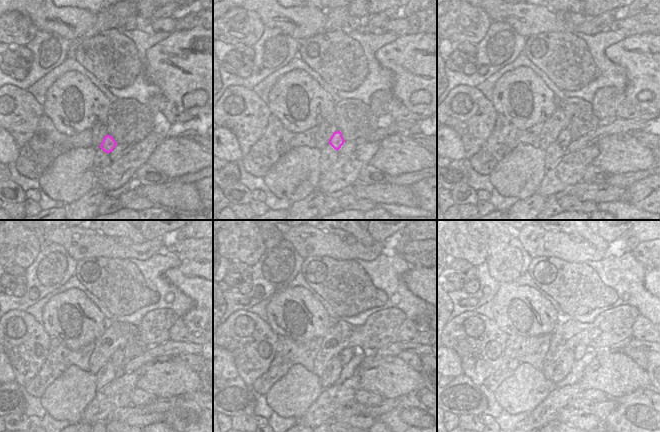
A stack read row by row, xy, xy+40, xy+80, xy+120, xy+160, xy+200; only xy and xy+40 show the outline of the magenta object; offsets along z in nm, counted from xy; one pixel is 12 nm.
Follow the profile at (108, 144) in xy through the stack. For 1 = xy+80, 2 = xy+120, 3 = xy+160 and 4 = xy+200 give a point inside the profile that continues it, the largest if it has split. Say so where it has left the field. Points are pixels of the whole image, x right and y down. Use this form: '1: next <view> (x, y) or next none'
1: next xy+80 (563, 138)
2: next xy+120 (117, 358)
3: next xy+160 (345, 356)
4: next xy+200 (580, 349)

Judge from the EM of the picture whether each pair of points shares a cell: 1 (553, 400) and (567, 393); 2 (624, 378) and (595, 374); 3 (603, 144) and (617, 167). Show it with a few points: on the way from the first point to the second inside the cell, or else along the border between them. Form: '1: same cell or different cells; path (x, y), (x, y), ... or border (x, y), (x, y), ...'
1: same cell; path (556, 400), (564, 395)
2: same cell; path (617, 375), (602, 374)
3: same cell; path (609, 150), (616, 157), (616, 161)

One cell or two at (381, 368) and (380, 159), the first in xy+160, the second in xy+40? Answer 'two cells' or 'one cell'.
one cell

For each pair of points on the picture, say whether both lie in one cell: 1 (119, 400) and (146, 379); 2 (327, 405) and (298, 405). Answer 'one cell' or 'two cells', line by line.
1: two cells
2: two cells

